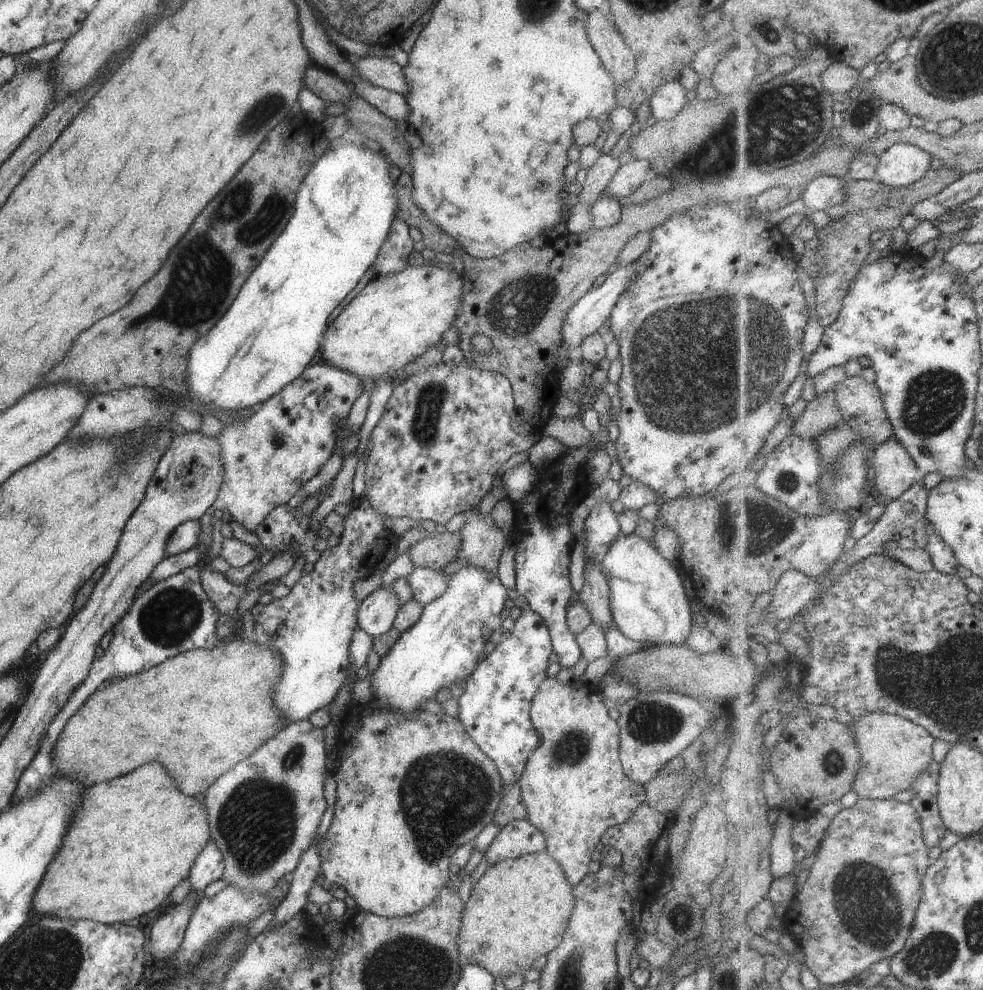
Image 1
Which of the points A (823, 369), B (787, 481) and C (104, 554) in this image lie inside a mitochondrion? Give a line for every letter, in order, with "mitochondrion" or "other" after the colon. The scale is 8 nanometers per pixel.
A: other
B: mitochondrion
C: other

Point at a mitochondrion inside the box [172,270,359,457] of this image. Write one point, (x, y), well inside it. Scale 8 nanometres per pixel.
(276, 438)

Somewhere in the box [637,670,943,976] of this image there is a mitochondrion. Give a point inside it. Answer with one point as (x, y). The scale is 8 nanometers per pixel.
(869, 906)

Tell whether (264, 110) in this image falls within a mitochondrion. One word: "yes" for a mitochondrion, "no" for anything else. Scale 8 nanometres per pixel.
yes

